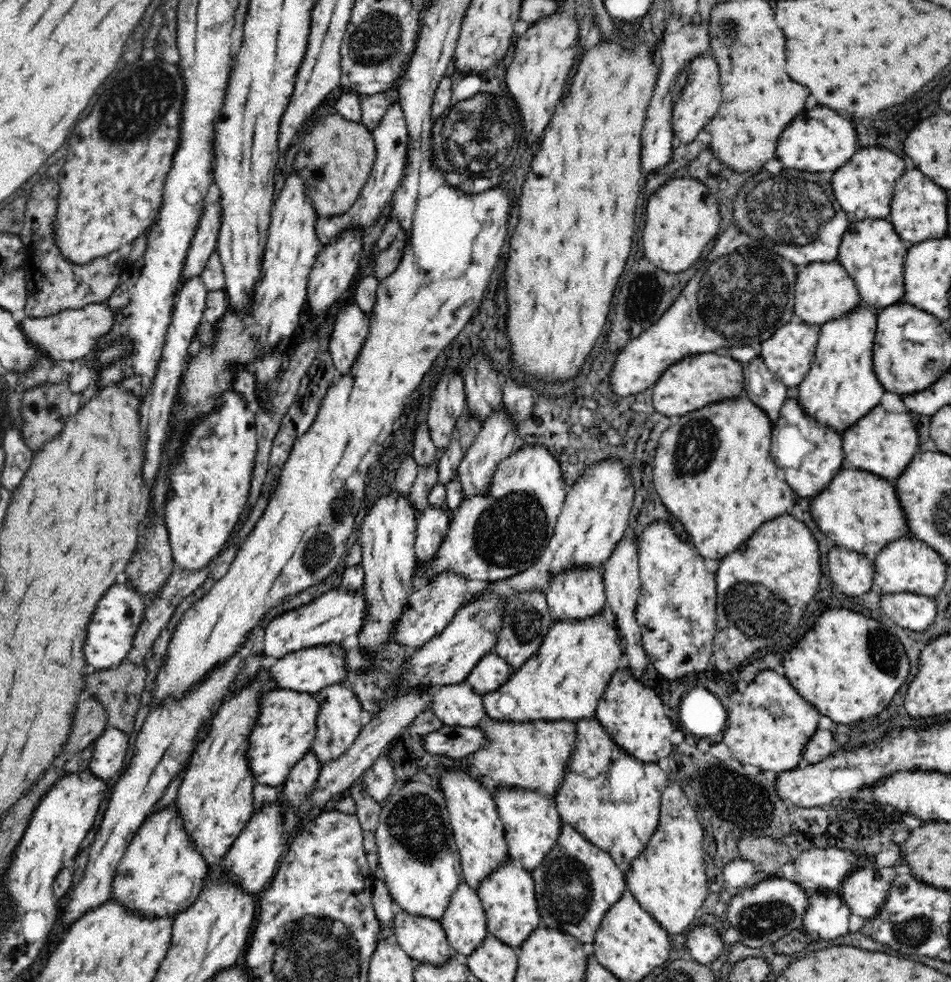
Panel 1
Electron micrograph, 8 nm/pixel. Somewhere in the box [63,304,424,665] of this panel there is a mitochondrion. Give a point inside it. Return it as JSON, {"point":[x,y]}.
{"point":[318,554]}

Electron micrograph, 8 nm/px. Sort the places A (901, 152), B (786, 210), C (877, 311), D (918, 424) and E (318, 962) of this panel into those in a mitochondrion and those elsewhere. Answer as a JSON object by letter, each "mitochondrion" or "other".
{"A":"other","B":"mitochondrion","C":"other","D":"other","E":"mitochondrion"}

